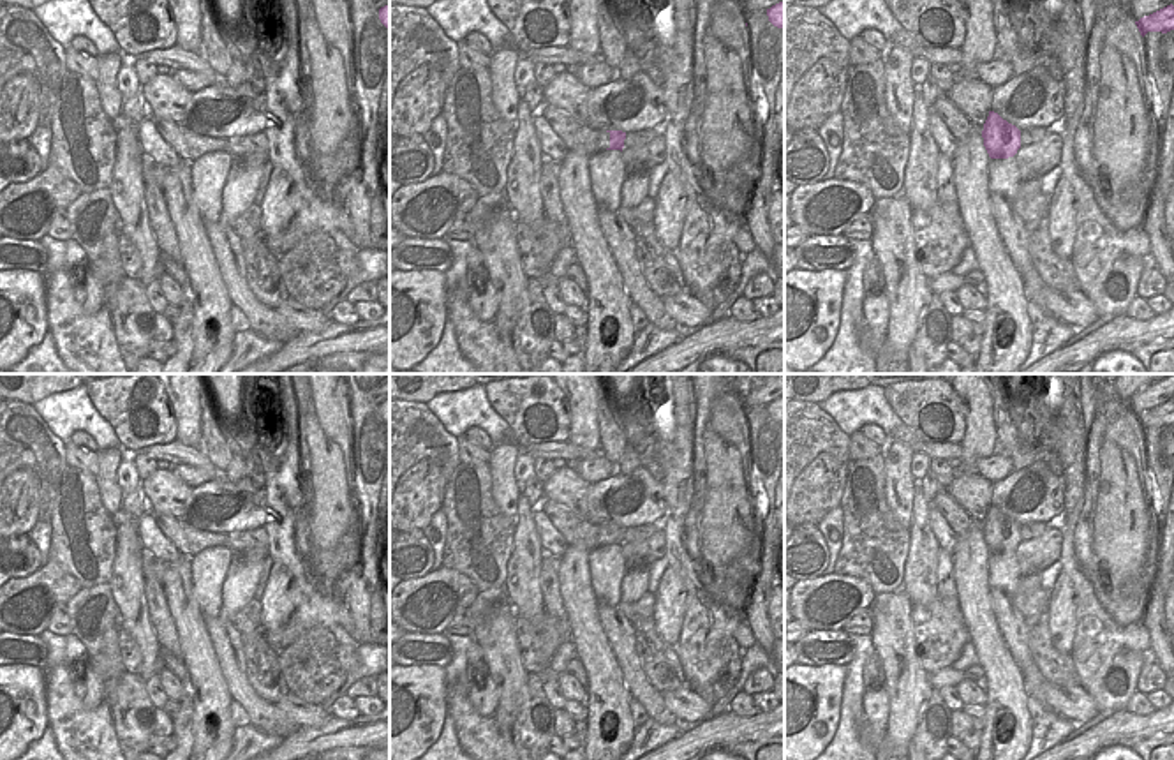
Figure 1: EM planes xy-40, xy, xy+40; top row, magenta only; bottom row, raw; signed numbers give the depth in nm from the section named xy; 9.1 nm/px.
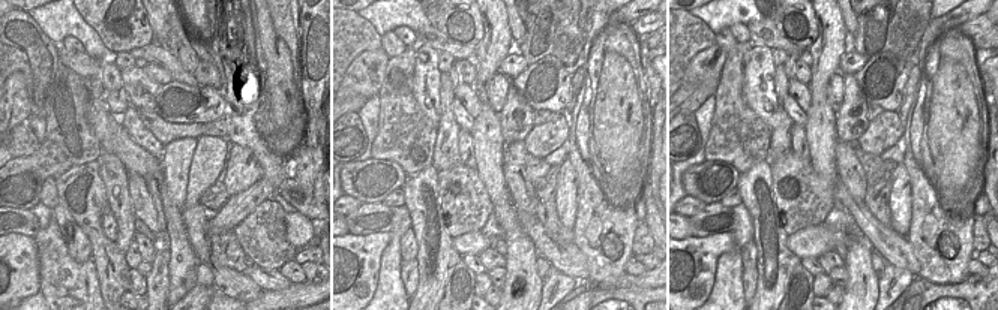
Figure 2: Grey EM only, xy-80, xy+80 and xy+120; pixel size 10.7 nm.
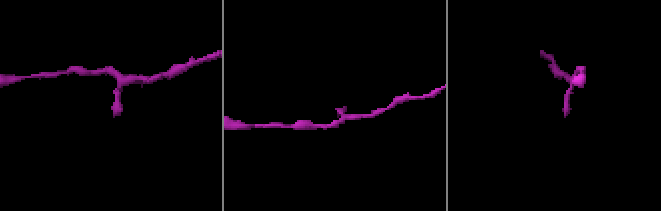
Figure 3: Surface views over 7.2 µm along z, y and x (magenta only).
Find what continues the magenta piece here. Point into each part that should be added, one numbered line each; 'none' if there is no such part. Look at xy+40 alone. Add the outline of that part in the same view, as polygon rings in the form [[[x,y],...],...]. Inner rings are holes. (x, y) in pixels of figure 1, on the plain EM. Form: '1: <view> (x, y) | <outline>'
none

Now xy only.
none

